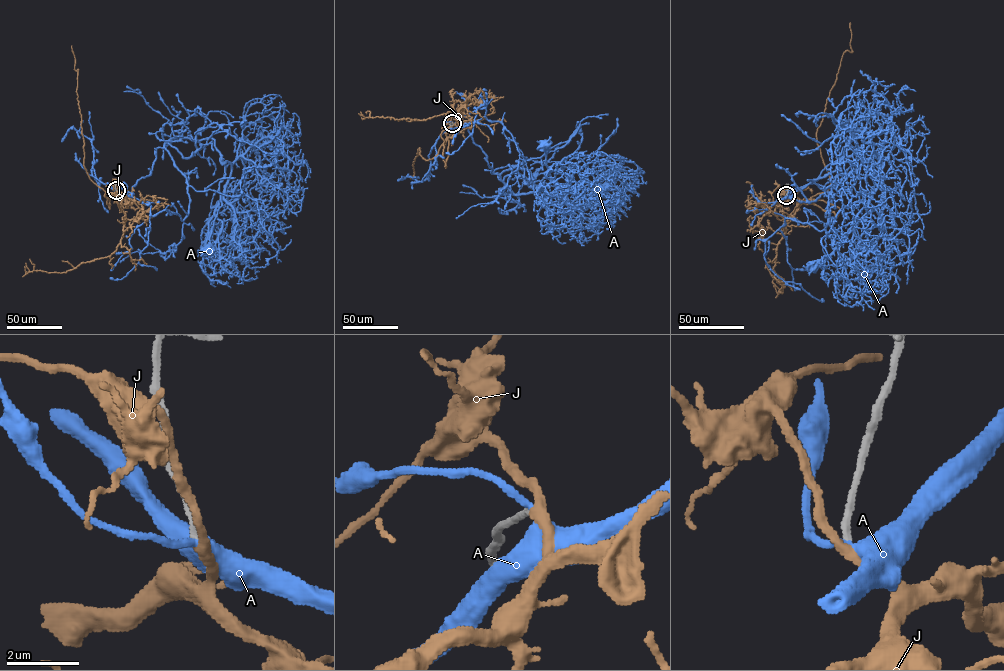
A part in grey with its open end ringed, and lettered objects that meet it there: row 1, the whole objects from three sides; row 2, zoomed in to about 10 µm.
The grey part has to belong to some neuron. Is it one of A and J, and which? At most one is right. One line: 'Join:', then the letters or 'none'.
Join: J

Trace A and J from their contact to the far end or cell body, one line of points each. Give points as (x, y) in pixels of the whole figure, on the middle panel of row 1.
A: (452, 122), (469, 118), (491, 172), (516, 194), (547, 196), (557, 186), (563, 194), (555, 195), (544, 143)
J: (452, 122), (460, 115), (433, 158), (422, 157), (419, 148), (414, 175), (407, 176)

